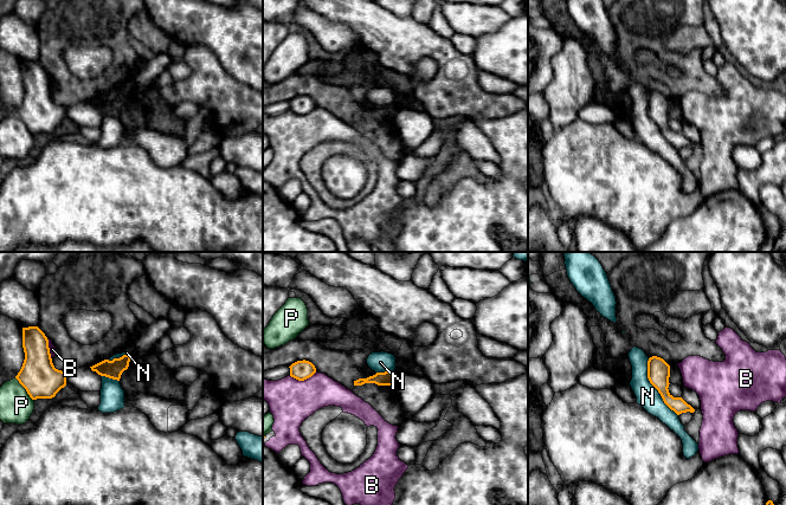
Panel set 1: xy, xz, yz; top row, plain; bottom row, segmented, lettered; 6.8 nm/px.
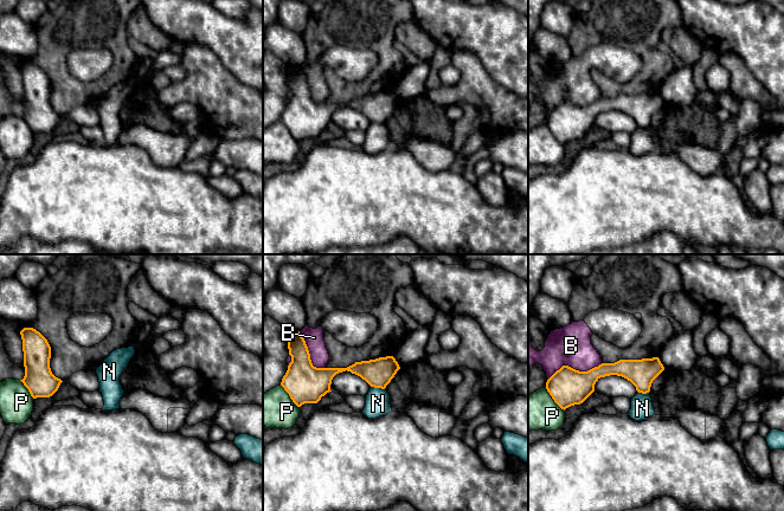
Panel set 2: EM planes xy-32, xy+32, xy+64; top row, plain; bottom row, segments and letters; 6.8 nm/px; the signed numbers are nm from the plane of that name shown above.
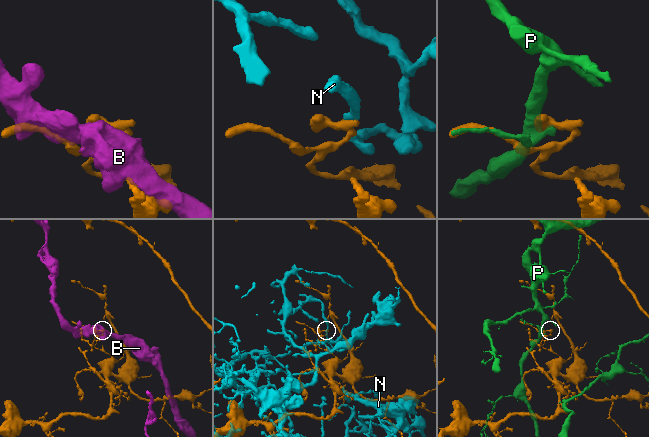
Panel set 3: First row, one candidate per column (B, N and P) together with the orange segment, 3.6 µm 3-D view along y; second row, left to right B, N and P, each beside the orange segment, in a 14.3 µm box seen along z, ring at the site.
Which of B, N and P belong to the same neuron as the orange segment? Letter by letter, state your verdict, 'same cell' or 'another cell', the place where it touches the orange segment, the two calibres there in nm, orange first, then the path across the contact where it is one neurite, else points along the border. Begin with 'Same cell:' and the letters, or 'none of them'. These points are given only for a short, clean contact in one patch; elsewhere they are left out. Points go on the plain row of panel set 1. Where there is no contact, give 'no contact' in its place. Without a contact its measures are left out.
Same cell: none of them
B: another cell; meets orange in xz at (302, 115); 140 nm thick on the orange side, 300 nm on the other
N: another cell; meets orange in yz at (654, 121); 160 nm thick on the orange side, 160 nm on the other
P: another cell; meets orange in xy at (25, 123); 260 nm thick on the orange side, 220 nm on the other

